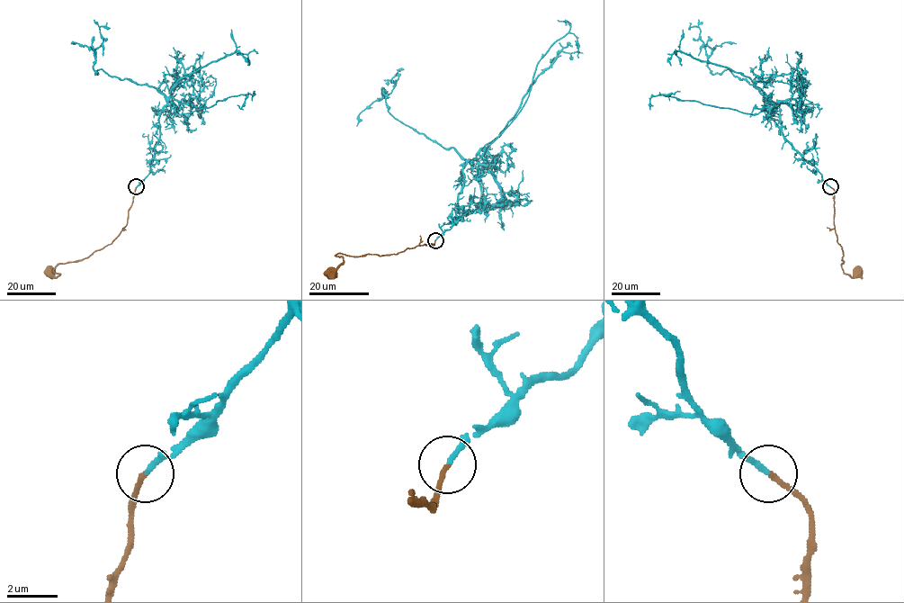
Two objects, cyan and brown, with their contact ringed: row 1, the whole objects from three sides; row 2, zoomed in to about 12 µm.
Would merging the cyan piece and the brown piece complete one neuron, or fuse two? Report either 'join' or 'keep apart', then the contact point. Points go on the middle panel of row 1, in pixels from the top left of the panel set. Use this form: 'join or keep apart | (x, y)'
join | (435, 240)

